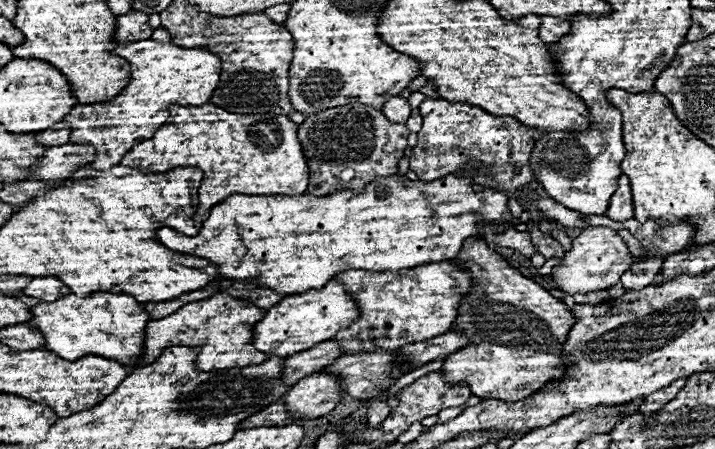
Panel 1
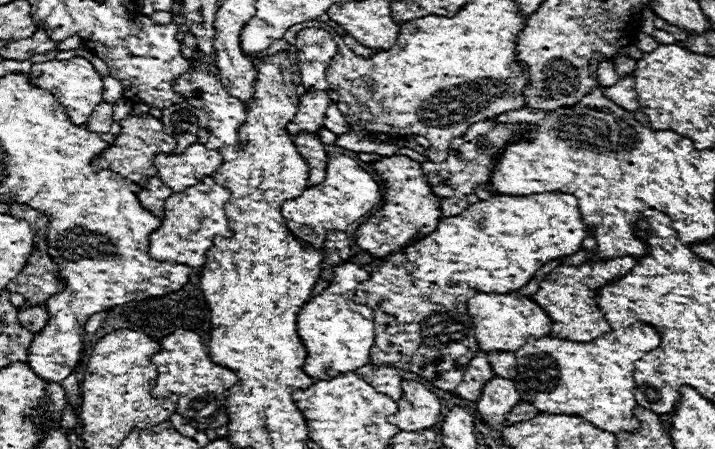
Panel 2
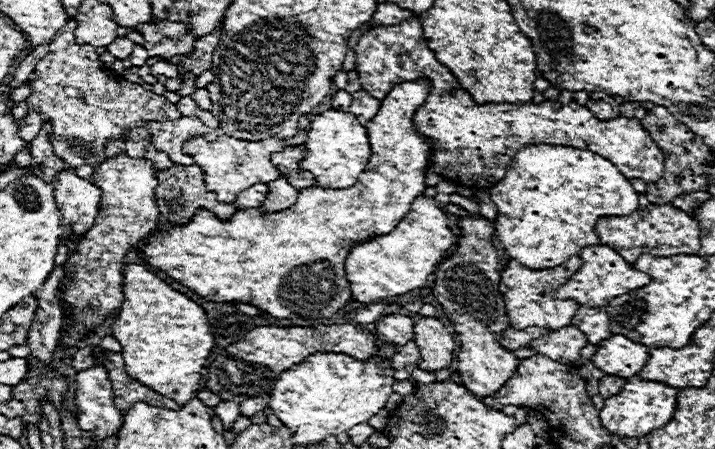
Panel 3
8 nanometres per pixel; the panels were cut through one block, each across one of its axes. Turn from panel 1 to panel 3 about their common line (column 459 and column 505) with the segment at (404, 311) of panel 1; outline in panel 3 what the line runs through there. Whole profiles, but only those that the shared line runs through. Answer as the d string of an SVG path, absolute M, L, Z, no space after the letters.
M578 256L570 258L568 262L564 262L556 268L546 268L546 270L530 270L530 268L524 268L518 262L510 260L506 264L506 268L502 270L500 288L498 288L504 302L506 302L506 312L508 312L510 326L516 328L516 330L524 330L528 326L540 326L540 328L546 328L546 330L560 330L560 328L568 326L580 306L576 306L574 300L554 300L552 292L558 286L562 286L564 282L568 282L568 278L578 268L580 268L580 258Z

